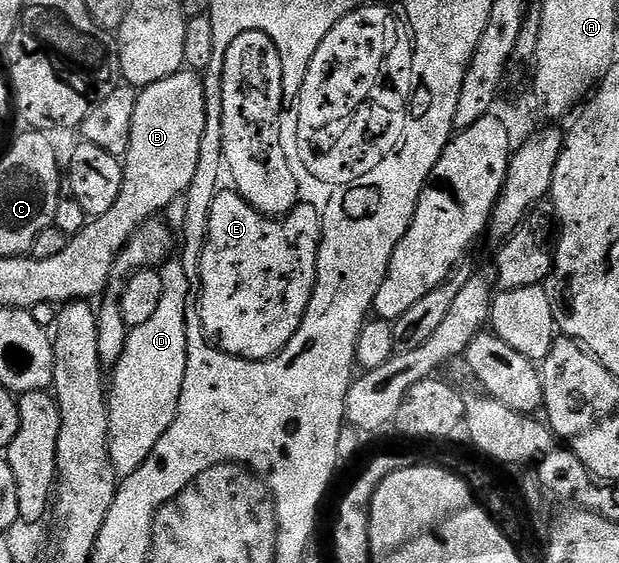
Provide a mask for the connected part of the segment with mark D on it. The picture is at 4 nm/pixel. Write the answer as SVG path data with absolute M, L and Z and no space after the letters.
M172 258L159 269L162 278L162 298L158 301L157 312L142 322L142 326L131 329L126 338L122 358L110 372L108 394L108 449L110 462L117 477L123 478L134 474L150 450L158 446L158 438L170 430L170 422L178 414L178 398L182 394L182 378L186 378L186 302L190 294L190 282L186 282L186 270L179 259Z

